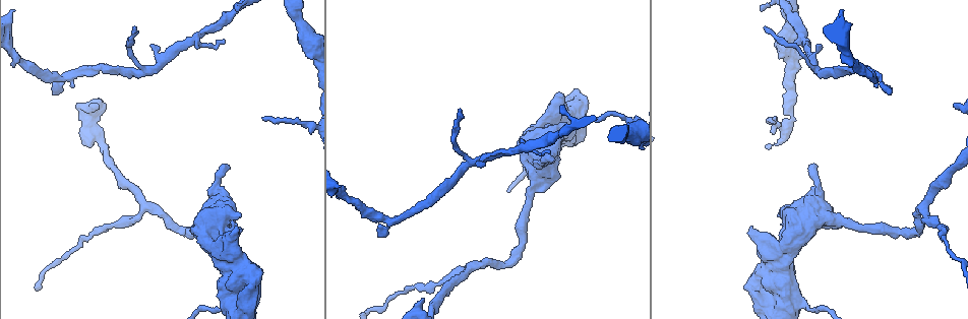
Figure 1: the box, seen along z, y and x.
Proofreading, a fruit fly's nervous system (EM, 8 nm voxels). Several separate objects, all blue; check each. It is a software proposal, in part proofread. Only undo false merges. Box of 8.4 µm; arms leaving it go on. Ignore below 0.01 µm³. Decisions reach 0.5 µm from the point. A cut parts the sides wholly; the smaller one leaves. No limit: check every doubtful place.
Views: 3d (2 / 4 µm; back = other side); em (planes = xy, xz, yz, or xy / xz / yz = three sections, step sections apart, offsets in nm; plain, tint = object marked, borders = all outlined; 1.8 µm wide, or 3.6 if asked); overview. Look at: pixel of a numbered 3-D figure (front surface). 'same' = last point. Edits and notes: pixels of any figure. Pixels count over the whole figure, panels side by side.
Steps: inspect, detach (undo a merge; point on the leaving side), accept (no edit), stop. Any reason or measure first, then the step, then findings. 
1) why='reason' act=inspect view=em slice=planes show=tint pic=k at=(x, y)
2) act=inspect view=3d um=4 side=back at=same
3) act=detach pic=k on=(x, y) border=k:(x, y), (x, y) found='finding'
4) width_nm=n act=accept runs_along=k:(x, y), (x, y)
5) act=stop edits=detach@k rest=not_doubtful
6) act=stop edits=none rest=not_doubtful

why='thick turns thin' act=inspect view=em slice=xz step=8 show=tint pic=1 at=(307, 125)

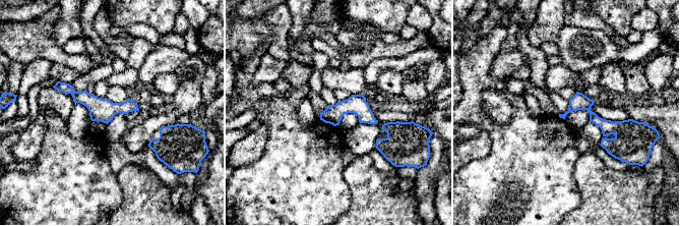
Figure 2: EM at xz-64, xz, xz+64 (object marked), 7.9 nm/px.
width_nm=130 act=accept runs_along=2:(57, 87), (99, 108), (135, 108) found='all the same neuron'

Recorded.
why='branch point' act=inspect view=em slice=planes show=borders pic=1 at=(782, 273)

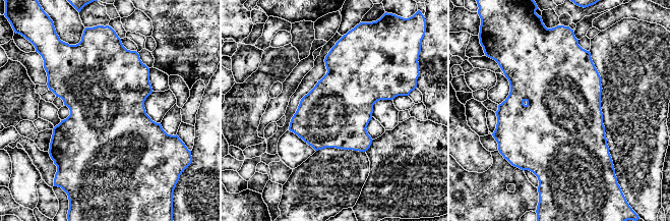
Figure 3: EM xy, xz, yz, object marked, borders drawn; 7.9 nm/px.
width_nm=550 act=accept found='continuous, no second neuron'

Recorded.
why='closes a loop' act=inspect view=em slice=xz step=4 show=tint pic=1 at=(770, 243)

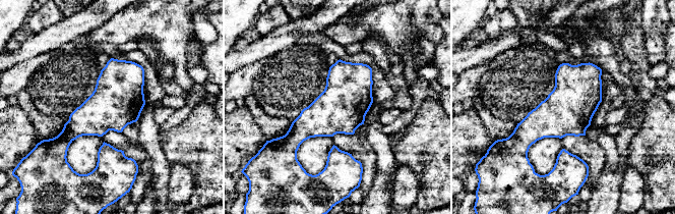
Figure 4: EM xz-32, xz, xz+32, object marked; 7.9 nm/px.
act=inspect view=em slice=planes show=tint at=same

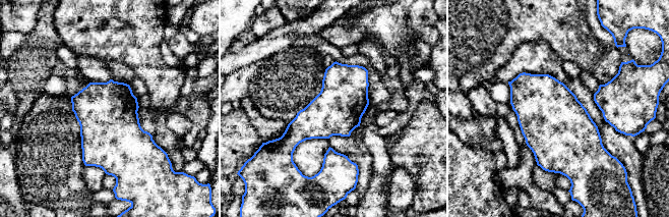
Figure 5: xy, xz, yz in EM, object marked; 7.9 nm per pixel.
width_nm=400 act=accept found='continuous, no second neuron'

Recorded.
act=stop edits=none rest=not_doubtful

